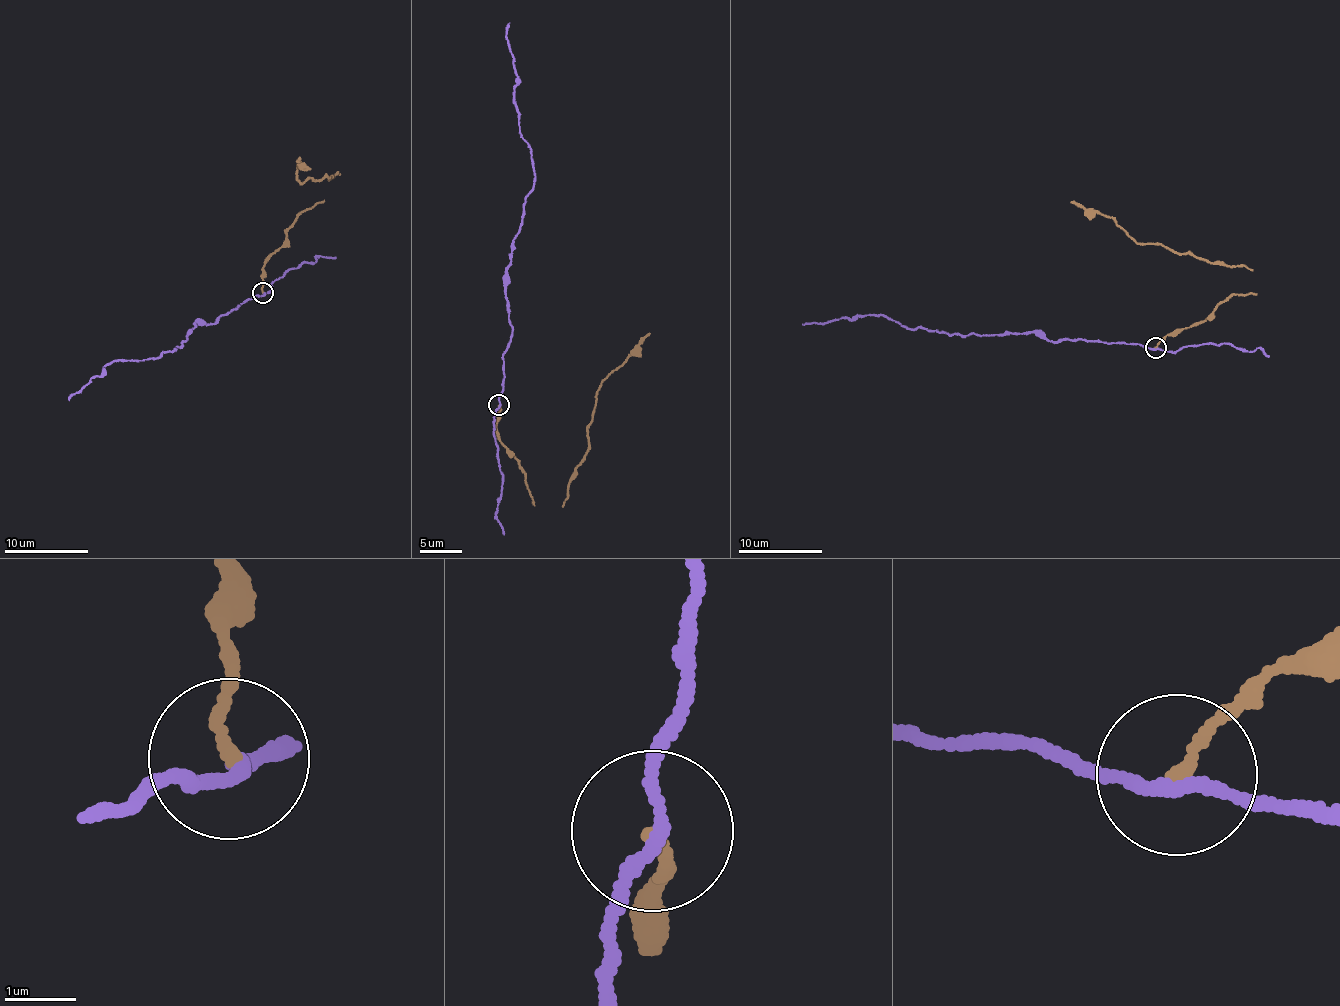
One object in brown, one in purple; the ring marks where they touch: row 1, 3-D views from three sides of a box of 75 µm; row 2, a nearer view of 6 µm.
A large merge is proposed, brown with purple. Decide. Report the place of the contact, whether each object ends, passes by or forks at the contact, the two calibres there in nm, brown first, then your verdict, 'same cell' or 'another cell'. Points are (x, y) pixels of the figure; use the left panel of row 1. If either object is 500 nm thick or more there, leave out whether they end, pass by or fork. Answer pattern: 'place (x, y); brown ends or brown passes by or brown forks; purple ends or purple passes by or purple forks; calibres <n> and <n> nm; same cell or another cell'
place (263, 293); brown ends; purple passes by; calibres 170 and 170 nm; another cell

